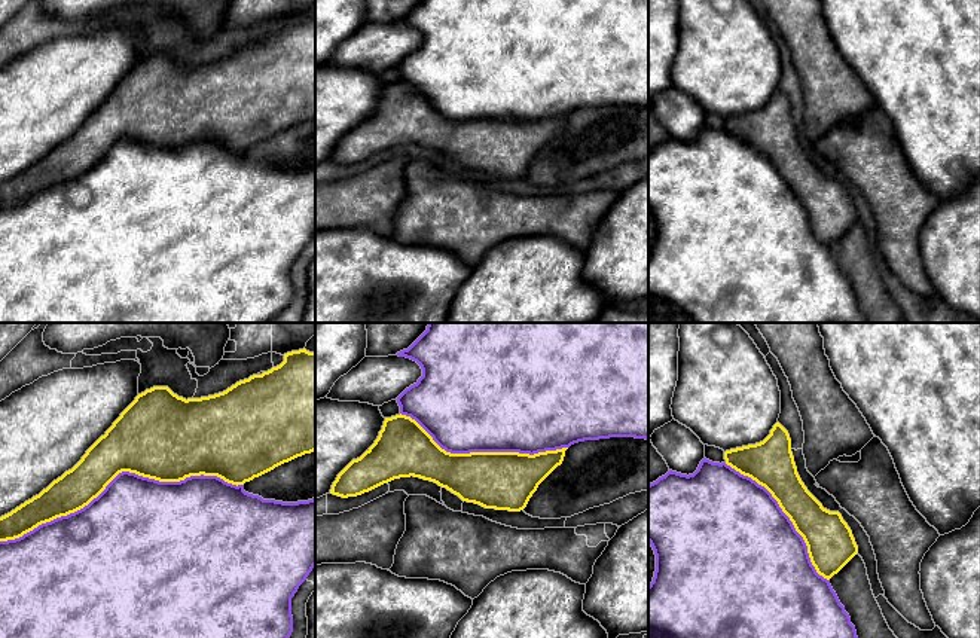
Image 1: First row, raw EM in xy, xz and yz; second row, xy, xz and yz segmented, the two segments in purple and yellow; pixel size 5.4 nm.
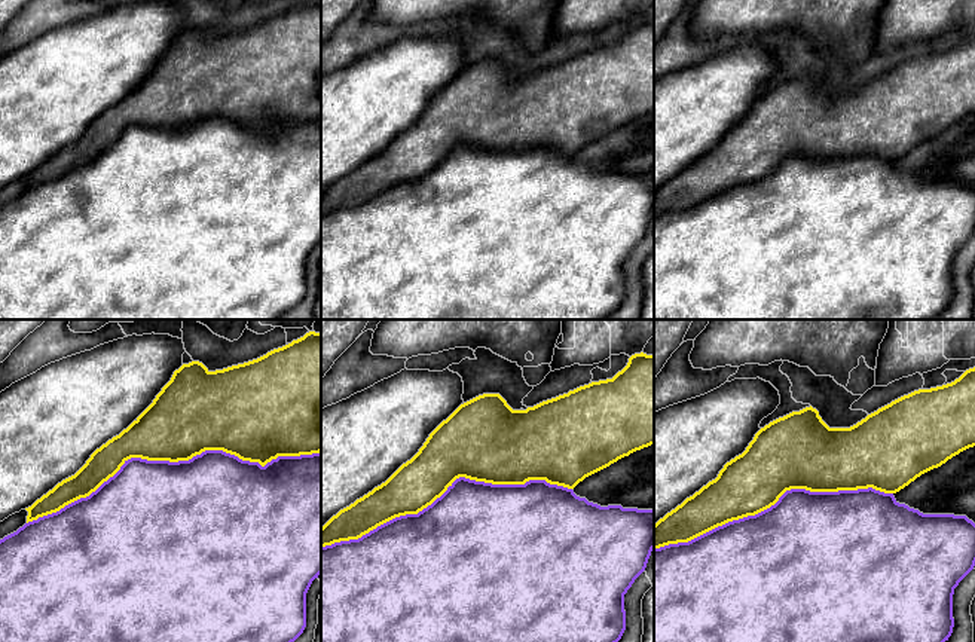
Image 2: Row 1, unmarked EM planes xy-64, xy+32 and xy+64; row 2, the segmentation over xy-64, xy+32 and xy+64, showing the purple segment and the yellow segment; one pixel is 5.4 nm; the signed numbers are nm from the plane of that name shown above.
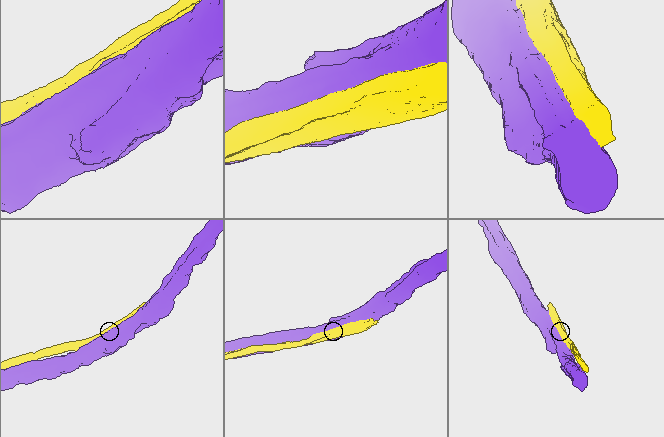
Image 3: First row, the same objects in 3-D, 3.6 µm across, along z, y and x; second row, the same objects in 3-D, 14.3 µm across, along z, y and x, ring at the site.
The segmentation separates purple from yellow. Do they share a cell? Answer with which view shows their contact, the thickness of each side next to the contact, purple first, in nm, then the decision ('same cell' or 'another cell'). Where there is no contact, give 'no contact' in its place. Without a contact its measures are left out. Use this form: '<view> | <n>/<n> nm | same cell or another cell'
xy | 440/440 nm | another cell

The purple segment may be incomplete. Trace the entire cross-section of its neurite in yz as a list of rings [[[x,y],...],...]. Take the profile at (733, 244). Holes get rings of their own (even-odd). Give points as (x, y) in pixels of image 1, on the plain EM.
[[[703,125],[693,141],[669,137],[648,152],[648,210],[656,222],[656,238],[648,251],[648,323],[867,323],[830,247],[816,239],[803,204],[778,168],[764,153],[726,129]]]

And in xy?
[[[119,140],[83,175],[42,190],[19,205],[0,208],[0,323],[269,323],[293,299],[291,265],[315,233],[315,164],[283,170],[263,167],[217,143],[159,149]]]

